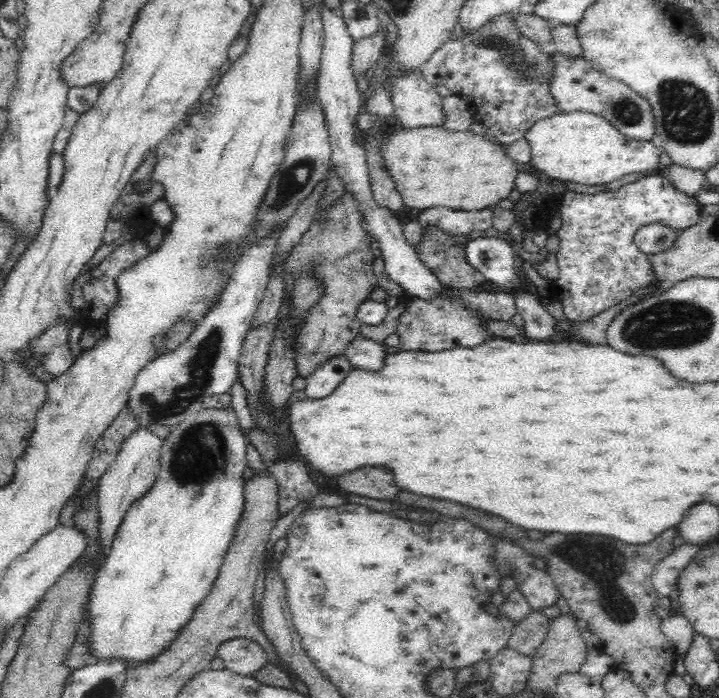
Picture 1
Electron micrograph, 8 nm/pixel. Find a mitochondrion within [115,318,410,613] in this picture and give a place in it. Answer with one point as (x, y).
(200, 368)

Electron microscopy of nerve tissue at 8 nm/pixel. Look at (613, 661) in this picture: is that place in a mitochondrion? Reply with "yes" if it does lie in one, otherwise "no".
no

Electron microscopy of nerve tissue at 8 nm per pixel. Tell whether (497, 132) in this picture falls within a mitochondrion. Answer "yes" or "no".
no

